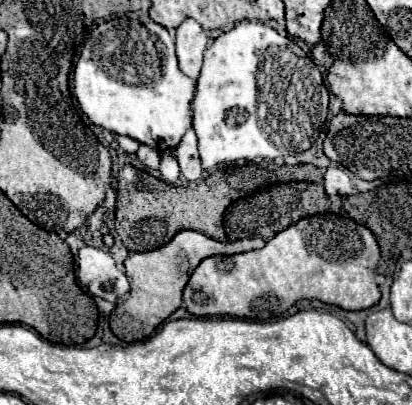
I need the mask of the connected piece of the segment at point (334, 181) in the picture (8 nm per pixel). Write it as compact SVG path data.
M331 164L325 172L325 192L329 196L339 194L339 196L347 196L347 194L355 194L355 186L351 184L351 178L347 174L347 168L343 168L341 164Z

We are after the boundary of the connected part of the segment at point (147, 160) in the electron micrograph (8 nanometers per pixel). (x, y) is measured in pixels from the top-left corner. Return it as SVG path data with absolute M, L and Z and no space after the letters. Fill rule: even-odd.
M141 144L139 150L137 150L137 158L151 170L157 170L159 168L159 152L147 144Z

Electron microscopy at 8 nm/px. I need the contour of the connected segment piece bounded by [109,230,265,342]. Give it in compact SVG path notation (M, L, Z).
M181 230L169 244L163 248L157 248L153 252L133 252L125 260L127 278L131 284L129 294L125 300L111 312L109 324L117 338L123 342L137 342L147 340L159 324L163 324L183 302L183 288L191 276L191 272L197 268L197 264L209 256L217 254L239 254L249 252L255 248L263 248L265 242L261 238L251 240L237 240L237 242L217 242L201 232L195 230Z

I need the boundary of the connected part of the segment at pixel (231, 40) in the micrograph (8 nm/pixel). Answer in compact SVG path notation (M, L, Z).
M241 22L229 32L223 32L205 50L201 74L197 78L193 110L193 130L199 138L199 156L205 170L235 160L279 158L287 154L301 154L313 146L321 134L327 112L329 92L315 62L295 44L295 40L281 36L263 22Z

